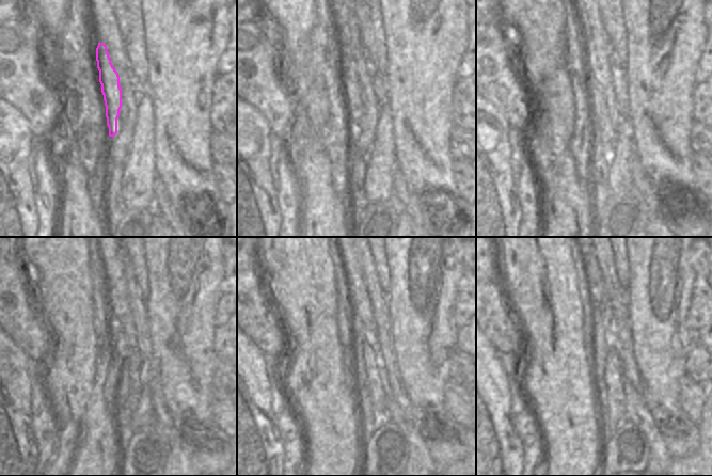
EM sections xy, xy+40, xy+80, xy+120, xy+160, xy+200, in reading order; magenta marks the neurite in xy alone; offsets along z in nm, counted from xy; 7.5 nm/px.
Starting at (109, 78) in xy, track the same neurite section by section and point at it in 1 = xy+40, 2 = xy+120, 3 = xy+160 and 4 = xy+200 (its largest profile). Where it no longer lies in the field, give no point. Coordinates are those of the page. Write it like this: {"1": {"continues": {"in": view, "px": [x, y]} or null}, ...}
{"1": {"continues": {"in": "xy+40", "px": [351, 88]}}, "2": {"continues": {"in": "xy+120", "px": [122, 351]}}, "3": {"continues": {"in": "xy+160", "px": [378, 398]}}, "4": {"continues": {"in": "xy+200", "px": [614, 414]}}}

